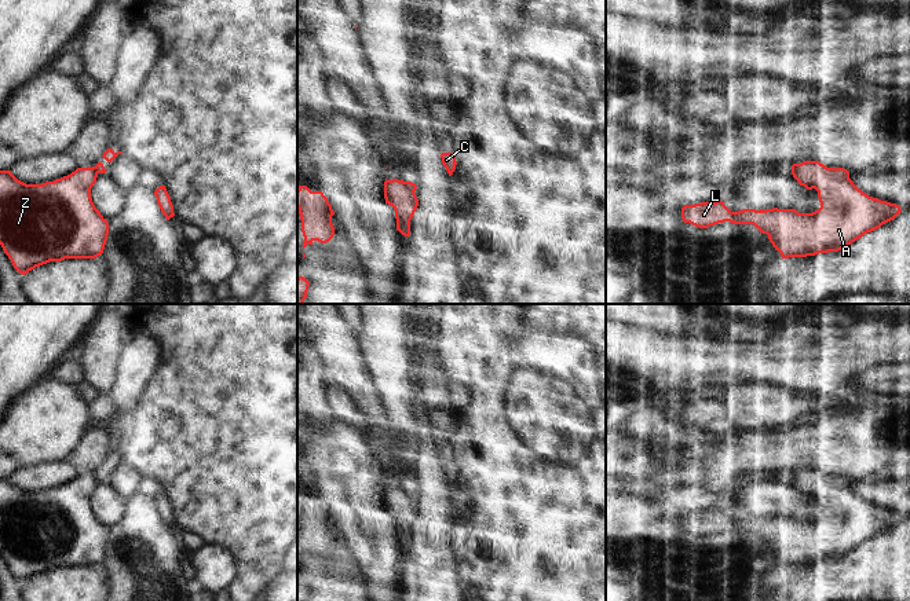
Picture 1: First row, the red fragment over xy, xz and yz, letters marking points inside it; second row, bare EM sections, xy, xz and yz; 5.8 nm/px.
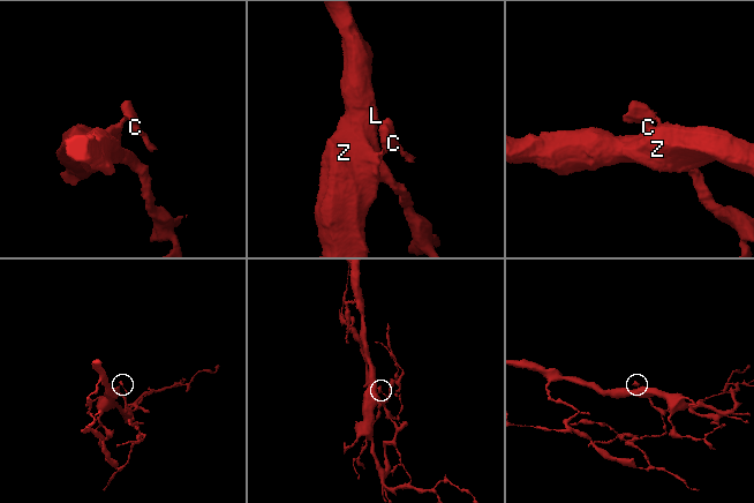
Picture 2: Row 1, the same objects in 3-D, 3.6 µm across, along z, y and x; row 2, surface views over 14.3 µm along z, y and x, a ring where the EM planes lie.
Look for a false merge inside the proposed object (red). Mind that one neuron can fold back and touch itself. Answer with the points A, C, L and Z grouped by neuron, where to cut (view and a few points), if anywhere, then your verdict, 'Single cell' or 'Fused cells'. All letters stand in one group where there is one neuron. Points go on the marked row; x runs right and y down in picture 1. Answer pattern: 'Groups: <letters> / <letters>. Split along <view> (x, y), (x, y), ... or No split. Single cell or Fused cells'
Groups: A L Z / C. Split along xz (404, 182), (413, 191). Fused cells.

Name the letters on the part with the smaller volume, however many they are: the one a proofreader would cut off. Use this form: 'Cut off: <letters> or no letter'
Cut off: C

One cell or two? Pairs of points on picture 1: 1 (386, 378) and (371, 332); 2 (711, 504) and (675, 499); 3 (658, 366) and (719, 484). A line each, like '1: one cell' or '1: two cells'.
1: one cell
2: one cell
3: two cells

